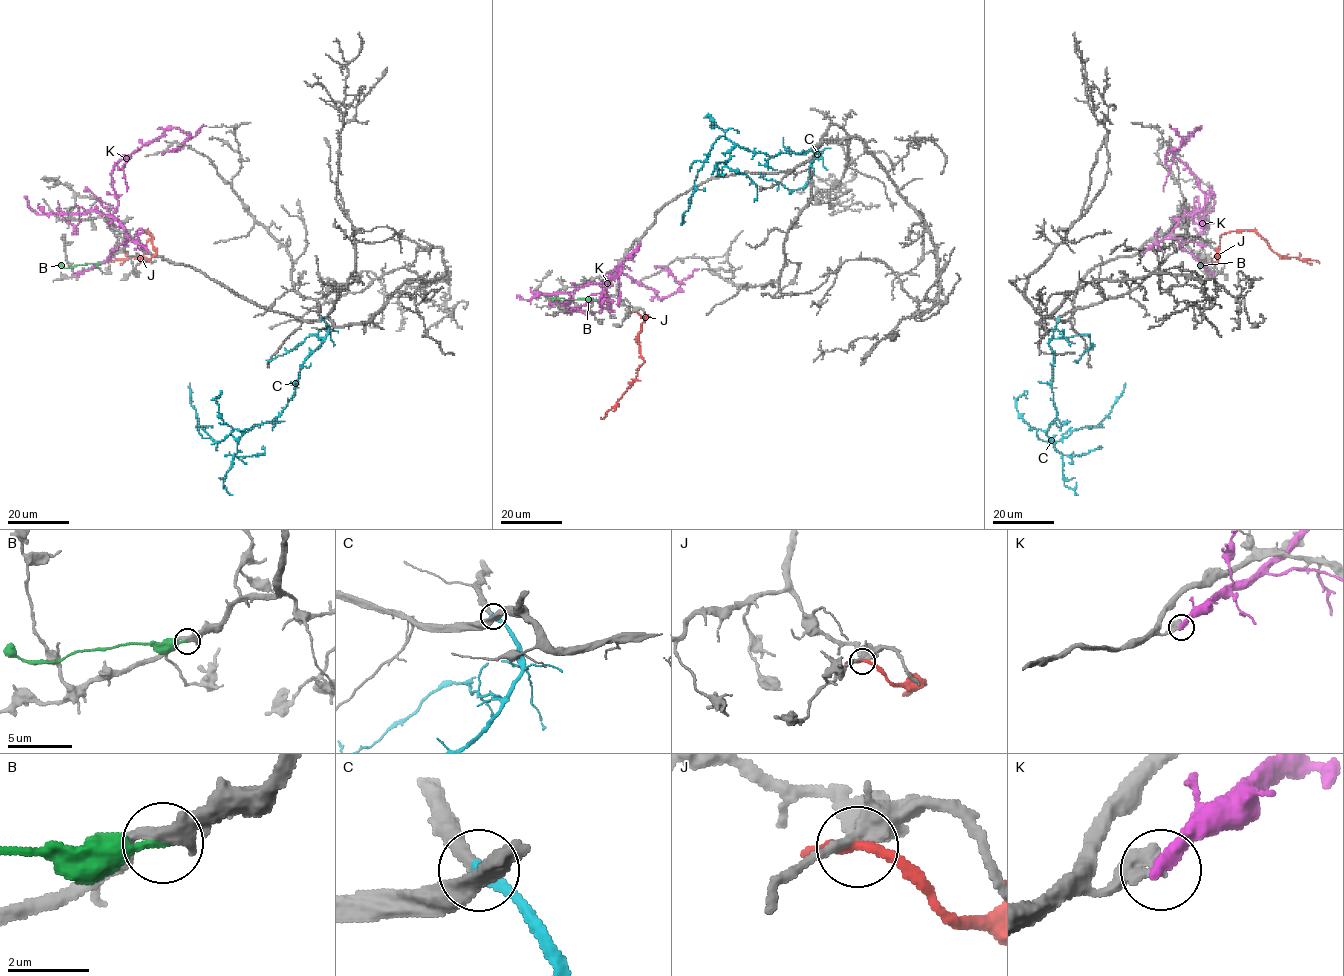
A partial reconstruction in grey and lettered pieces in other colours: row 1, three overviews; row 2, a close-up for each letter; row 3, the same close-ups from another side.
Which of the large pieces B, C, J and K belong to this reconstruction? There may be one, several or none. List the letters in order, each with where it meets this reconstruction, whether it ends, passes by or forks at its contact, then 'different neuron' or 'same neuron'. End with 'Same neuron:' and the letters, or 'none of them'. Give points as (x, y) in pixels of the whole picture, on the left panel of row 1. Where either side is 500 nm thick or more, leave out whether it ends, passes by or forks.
B: contact (103, 263); it ends; different neuron
C: contact (321, 318); it ends; same neuron
J: contact (142, 261); it passes by; different neuron
K: contact (147, 251); it ends; different neuron
Same neuron: C

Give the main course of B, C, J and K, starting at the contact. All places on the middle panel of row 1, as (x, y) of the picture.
B: (595, 300), (552, 298)
C: (814, 157), (821, 153), (811, 148), (769, 156), (719, 136), (697, 172), (682, 224)
J: (635, 311), (648, 316), (638, 336), (644, 362), (634, 382), (600, 419)
K: (640, 244), (602, 286), (609, 307), (605, 287), (621, 273), (660, 297), (677, 292), (674, 277), (654, 266)

